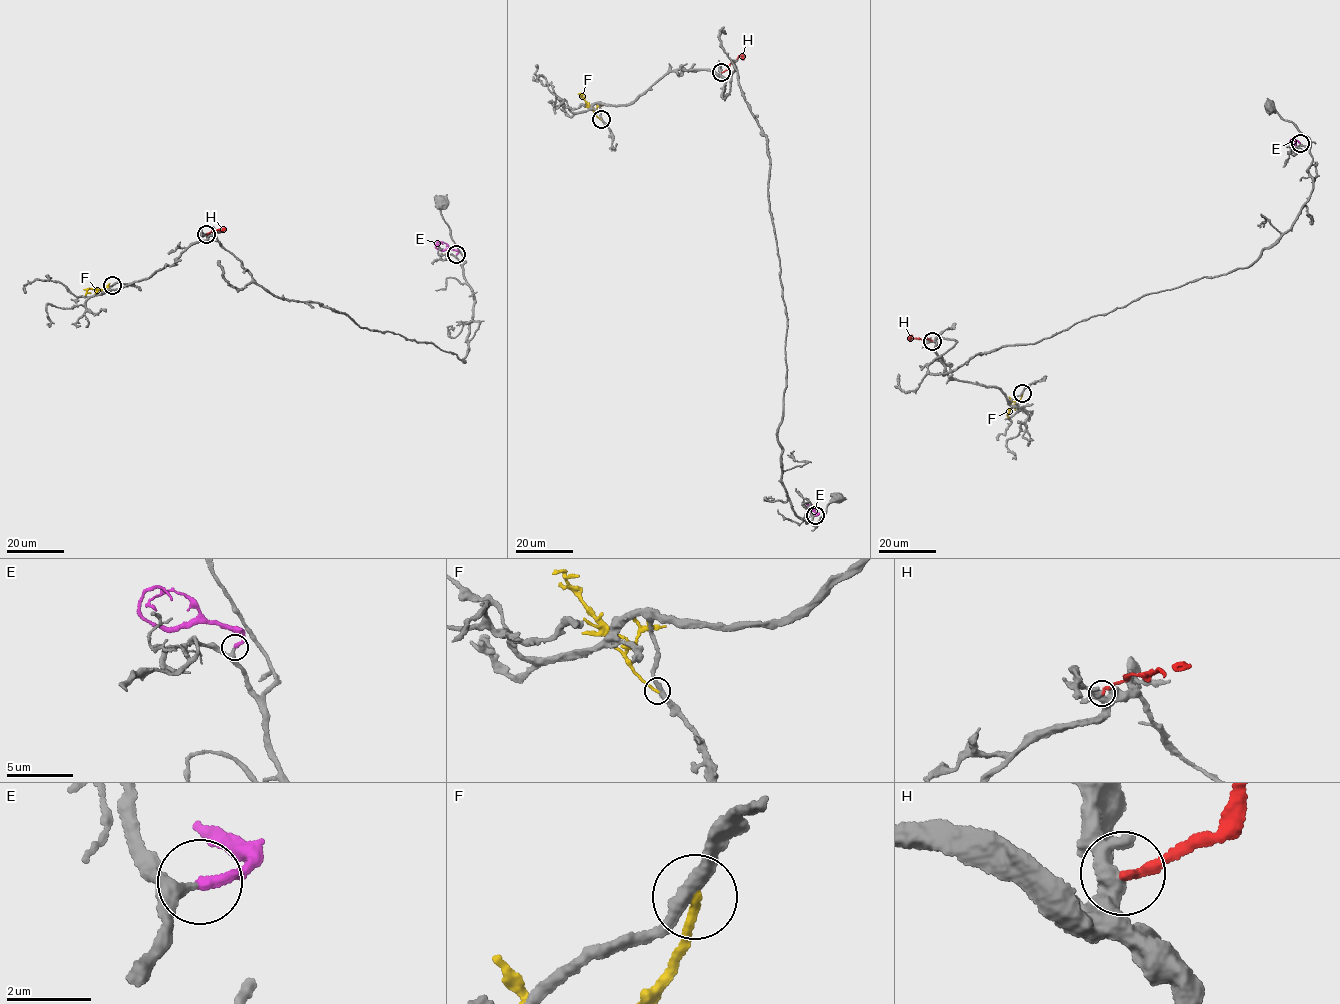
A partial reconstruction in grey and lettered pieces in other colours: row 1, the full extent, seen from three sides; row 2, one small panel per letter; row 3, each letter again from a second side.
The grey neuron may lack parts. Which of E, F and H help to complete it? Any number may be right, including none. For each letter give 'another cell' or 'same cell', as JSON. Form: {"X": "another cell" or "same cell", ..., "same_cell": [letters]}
{"E": "same cell", "F": "another cell", "H": "another cell", "same_cell": ["E"]}

